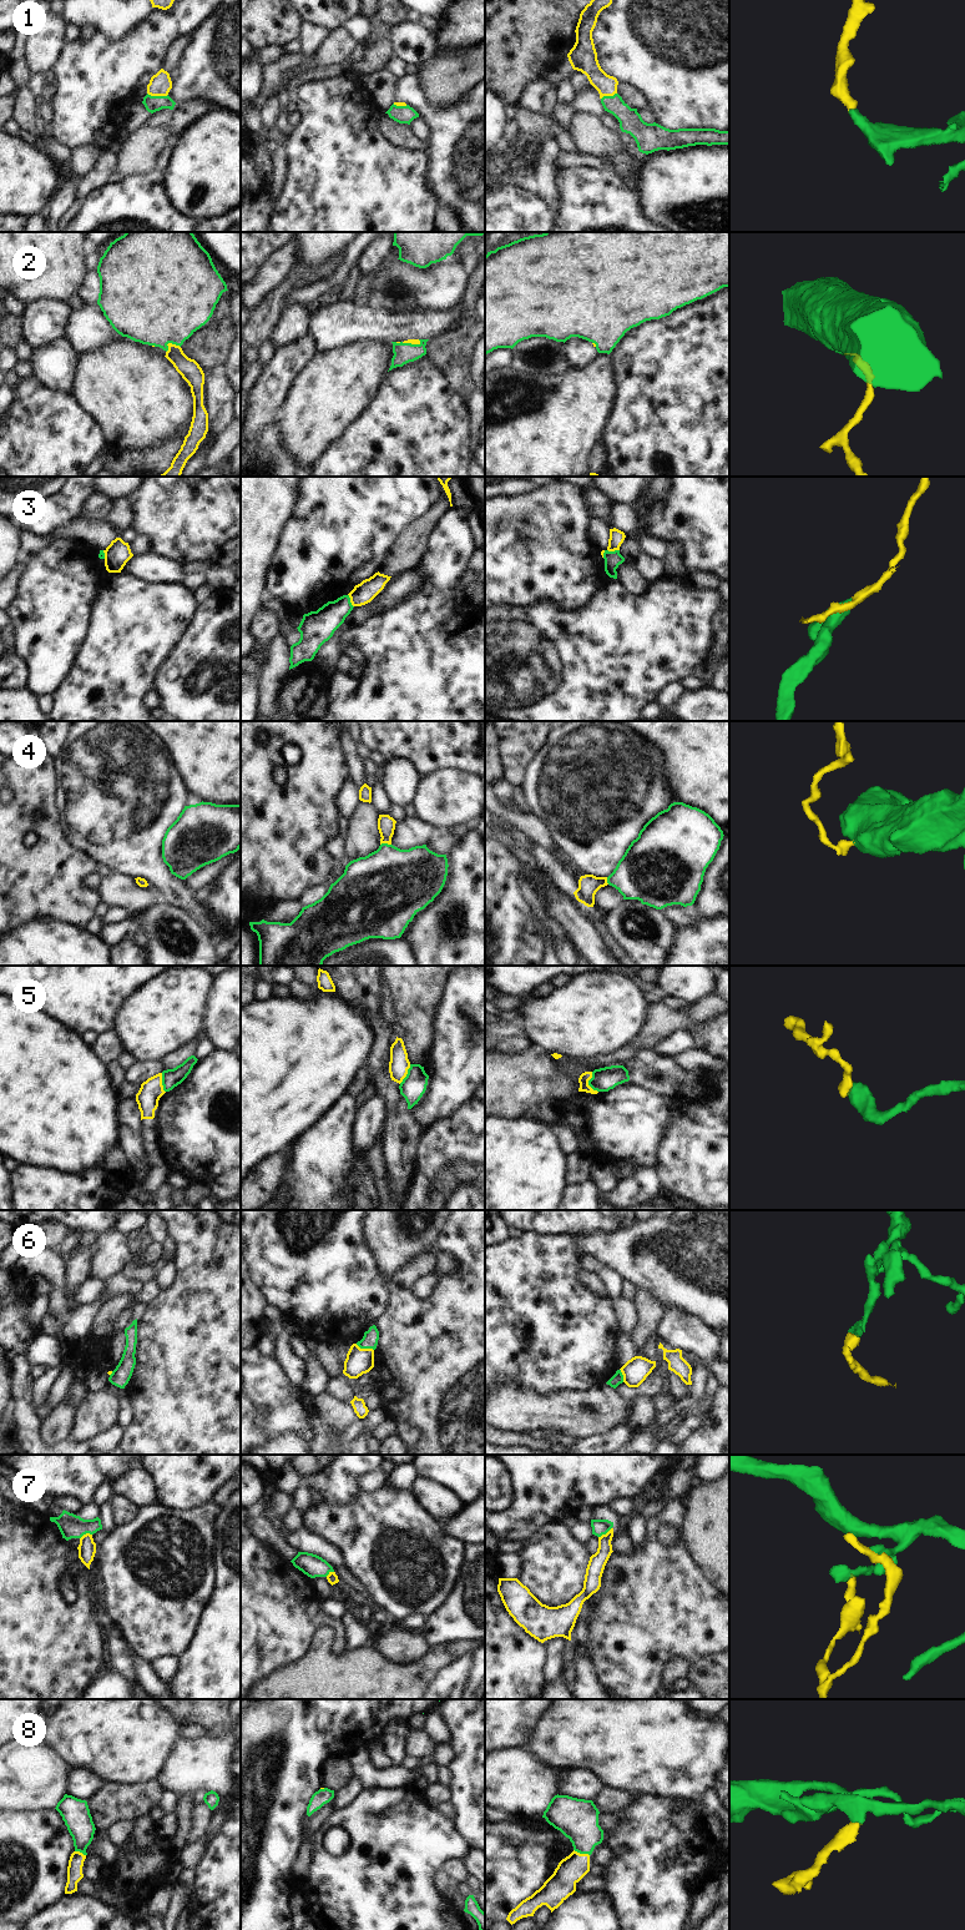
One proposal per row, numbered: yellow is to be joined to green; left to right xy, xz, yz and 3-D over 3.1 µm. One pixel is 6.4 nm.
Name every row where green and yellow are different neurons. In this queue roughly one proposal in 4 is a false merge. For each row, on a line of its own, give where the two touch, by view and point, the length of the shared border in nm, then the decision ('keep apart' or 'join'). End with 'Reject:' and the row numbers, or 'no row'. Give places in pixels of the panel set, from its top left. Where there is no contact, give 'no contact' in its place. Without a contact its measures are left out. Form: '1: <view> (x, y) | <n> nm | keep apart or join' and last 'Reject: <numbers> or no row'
1: xy (157, 96) | 140 nm | join
2: xy (170, 342) | 100 nm | join
3: xz (349, 600) | 90 nm | keep apart
4: xz (385, 843) | 70 nm | join
5: yz (589, 1083) | 140 nm | keep apart
6: xz (364, 1348) | 130 nm | keep apart
7: yz (605, 1533) | 110 nm | keep apart
8: yz (581, 1853) | 110 nm | join
Reject: 3, 5, 6, 7

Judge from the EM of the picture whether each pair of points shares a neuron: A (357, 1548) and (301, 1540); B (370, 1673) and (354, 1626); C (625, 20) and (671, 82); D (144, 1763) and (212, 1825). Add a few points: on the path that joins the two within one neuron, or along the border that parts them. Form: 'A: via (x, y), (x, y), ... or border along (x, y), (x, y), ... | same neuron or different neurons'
A: border along (306, 1528), (326, 1538), (339, 1552), (344, 1565) | different neurons
B: border along (369, 1643), (347, 1649) | different neurons
C: via (632, 35), (663, 67) | same neuron
D: border along (170, 1747), (153, 1778) | different neurons

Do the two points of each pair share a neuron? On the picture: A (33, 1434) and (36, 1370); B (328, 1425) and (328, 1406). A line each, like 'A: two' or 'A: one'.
A: two
B: one

